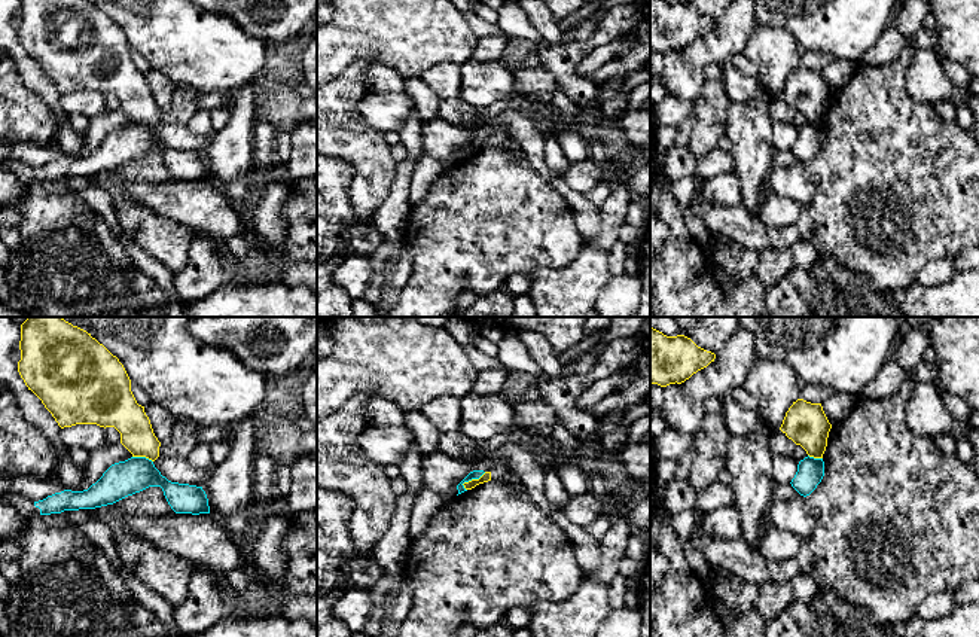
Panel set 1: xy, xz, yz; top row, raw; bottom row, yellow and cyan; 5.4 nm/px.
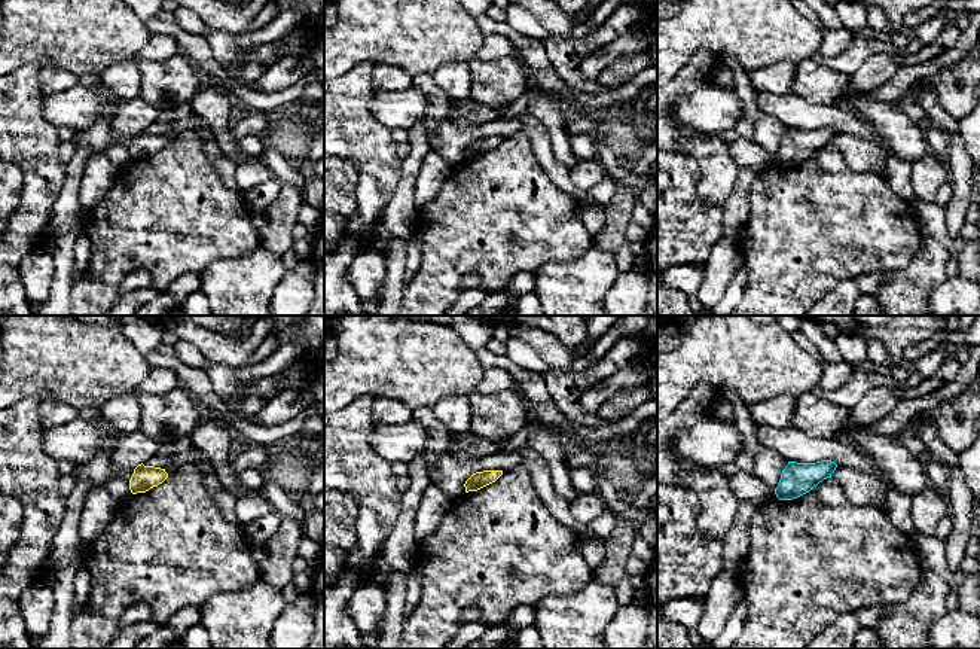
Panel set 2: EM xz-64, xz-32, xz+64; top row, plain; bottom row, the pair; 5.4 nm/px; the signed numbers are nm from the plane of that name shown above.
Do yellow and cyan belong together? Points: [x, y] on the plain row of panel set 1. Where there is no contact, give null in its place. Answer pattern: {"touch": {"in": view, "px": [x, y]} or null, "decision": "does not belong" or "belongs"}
{"touch": {"in": "xz", "px": [472, 146]}, "decision": "does not belong"}

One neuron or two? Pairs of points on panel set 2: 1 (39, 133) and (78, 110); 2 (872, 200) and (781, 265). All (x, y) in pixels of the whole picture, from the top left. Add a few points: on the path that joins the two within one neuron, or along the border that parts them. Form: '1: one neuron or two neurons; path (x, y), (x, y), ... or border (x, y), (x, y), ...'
1: two neurons; border (42, 96), (42, 115), (58, 128)
2: one neuron; path (849, 219), (845, 224), (823, 224), (803, 243)

